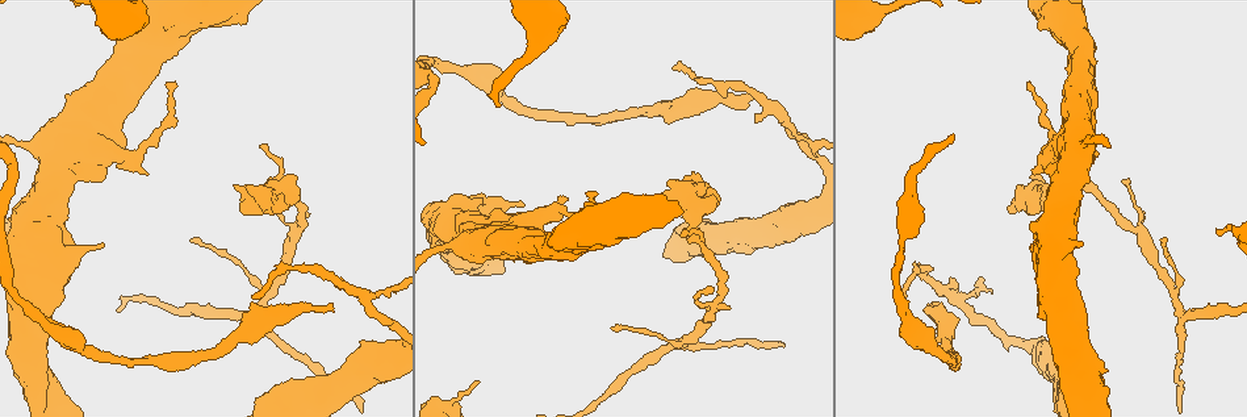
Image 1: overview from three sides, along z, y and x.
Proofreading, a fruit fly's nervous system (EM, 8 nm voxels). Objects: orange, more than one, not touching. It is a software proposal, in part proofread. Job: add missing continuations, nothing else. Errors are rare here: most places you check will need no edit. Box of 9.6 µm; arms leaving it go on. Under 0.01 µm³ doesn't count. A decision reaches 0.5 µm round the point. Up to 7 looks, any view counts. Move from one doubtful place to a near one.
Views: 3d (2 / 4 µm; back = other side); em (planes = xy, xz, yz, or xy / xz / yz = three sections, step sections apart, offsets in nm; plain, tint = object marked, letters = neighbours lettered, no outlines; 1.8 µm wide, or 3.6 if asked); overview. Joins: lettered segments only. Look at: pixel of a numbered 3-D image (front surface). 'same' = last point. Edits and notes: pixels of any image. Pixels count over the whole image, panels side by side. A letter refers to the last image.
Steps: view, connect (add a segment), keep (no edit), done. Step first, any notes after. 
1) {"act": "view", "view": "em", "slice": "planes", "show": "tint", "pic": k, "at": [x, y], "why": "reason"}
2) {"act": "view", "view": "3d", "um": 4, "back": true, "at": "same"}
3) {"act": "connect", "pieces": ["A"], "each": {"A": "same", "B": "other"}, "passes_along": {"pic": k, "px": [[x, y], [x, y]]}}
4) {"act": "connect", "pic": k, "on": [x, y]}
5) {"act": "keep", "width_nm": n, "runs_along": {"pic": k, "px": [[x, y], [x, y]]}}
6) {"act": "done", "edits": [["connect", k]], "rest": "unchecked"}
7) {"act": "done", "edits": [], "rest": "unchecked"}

{"act": "view", "view": "em", "slice": "yz", "step": 16, "show": "tint", "pic": 1, "at": [1137, 230]}

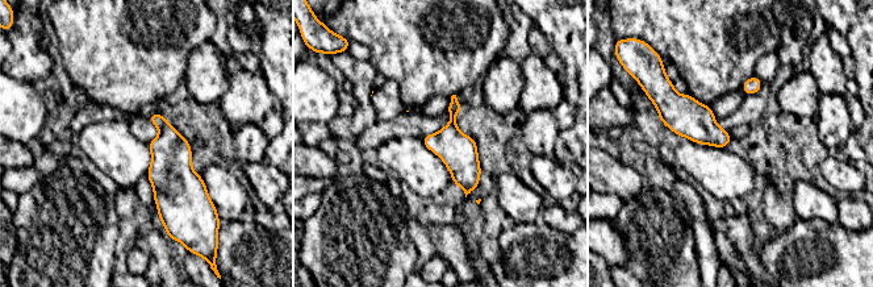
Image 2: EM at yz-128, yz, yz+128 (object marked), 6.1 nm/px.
{"act": "view", "view": "em", "slice": "planes", "show": "letters", "at": "same"}

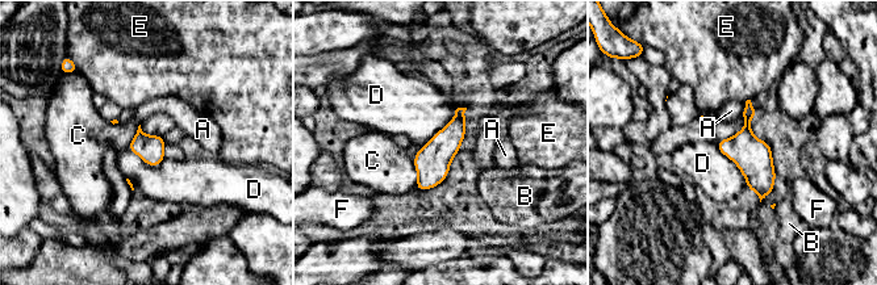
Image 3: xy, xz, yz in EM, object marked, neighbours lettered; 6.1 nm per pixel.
{"act": "keep", "width_nm": 170, "each": {"A": "other", "B": "other", "C": "other", "D": "other", "E": "other", "F": "other"}, "border": {"pic": 3, "px": [[466, 107], [459, 107], [421, 147]]}, "found": "no lettered segment goes on from it"}

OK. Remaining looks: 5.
{"act": "view", "view": "em", "slice": "xz", "step": 4, "show": "tint", "pic": 1, "at": [233, 186], "why": "an open end"}

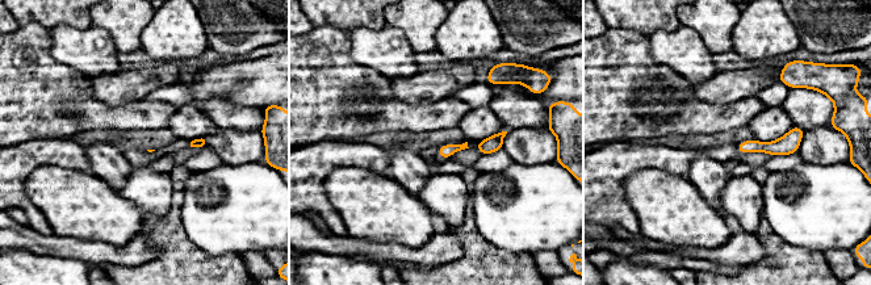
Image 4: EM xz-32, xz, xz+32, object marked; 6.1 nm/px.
{"act": "view", "view": "em", "slice": "planes", "show": "tint", "at": "same"}

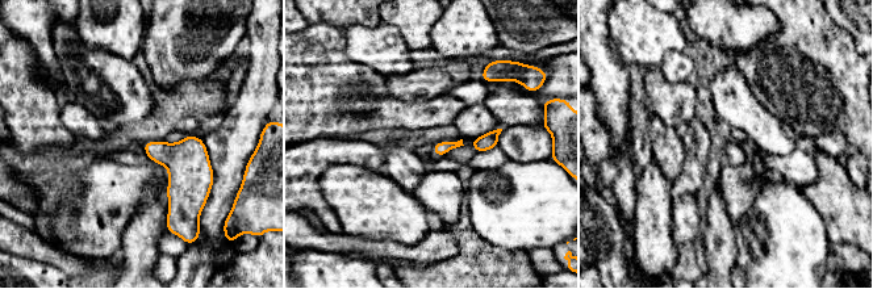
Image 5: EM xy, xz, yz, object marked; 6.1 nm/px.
{"act": "view", "view": "em", "slice": "planes", "show": "letters", "at": "same", "why": "see the neighbours"}

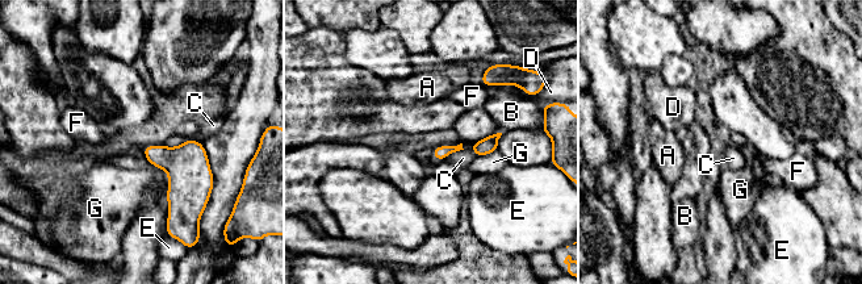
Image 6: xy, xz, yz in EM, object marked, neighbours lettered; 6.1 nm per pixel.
{"act": "keep", "each": {"A": "other", "B": "other", "C": "other", "D": "other", "E": "other", "F": "other", "G": "other"}, "border": {"pic": 6, "px": [[463, 149], [444, 158]]}, "found": "no lettered segment goes on from it"}

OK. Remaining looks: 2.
{"act": "view", "view": "3d", "um": 4, "pic": 1, "at": [1028, 86], "why": "free end"}

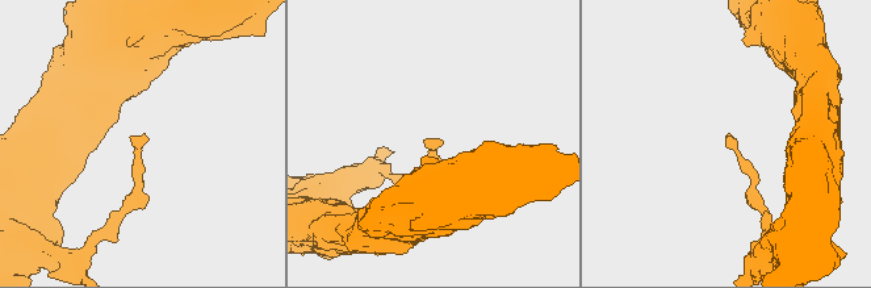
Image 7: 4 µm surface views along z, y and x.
{"act": "view", "view": "em", "slice": "planes", "show": "letters", "pic": 7, "at": [731, 140]}

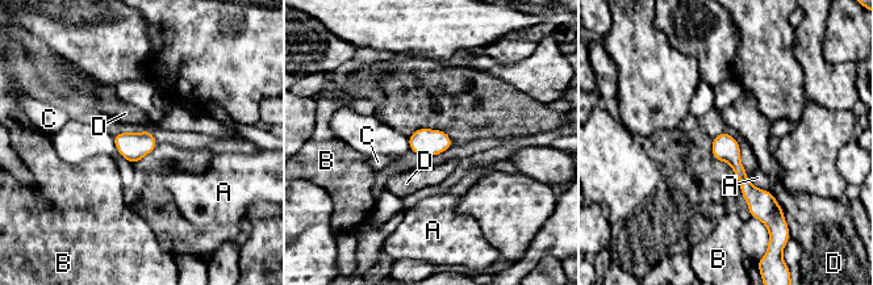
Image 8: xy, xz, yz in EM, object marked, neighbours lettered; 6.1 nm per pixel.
{"act": "keep", "width_nm": 160, "each": {"A": "other", "B": "other", "C": "other", "D": "other"}, "found": "none of them fits"}

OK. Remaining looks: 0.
{"act": "done", "edits": [], "rest": "unchecked"}

